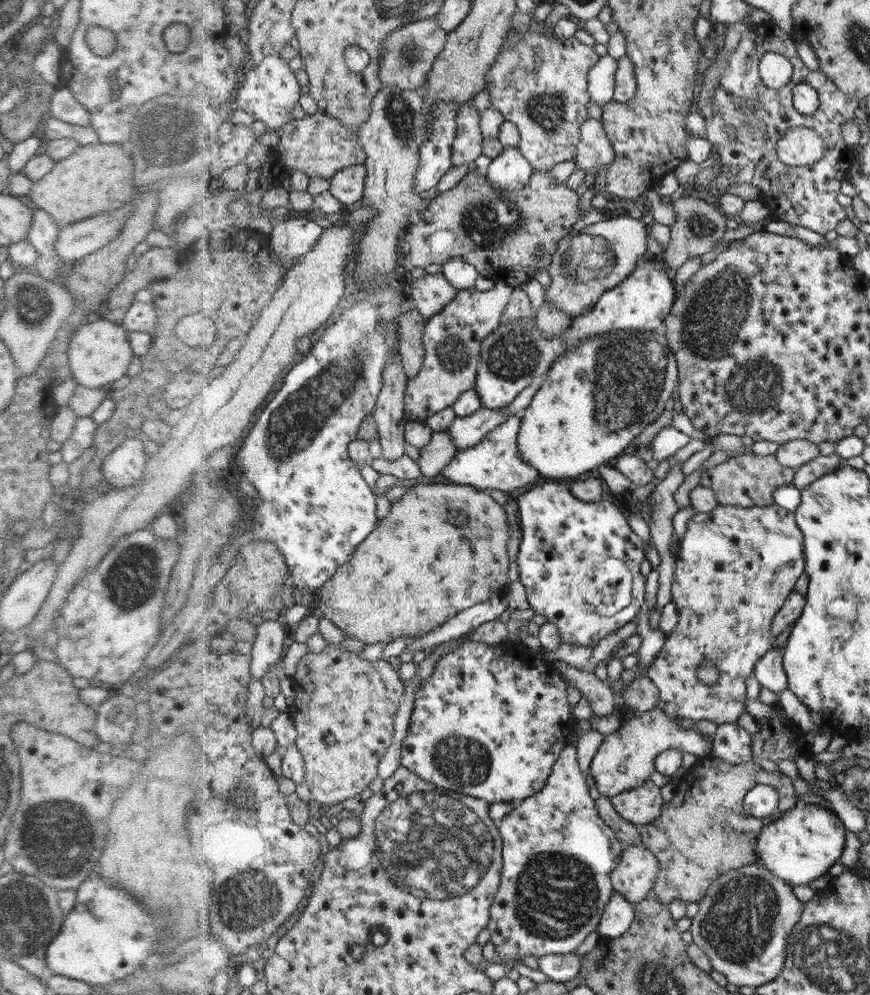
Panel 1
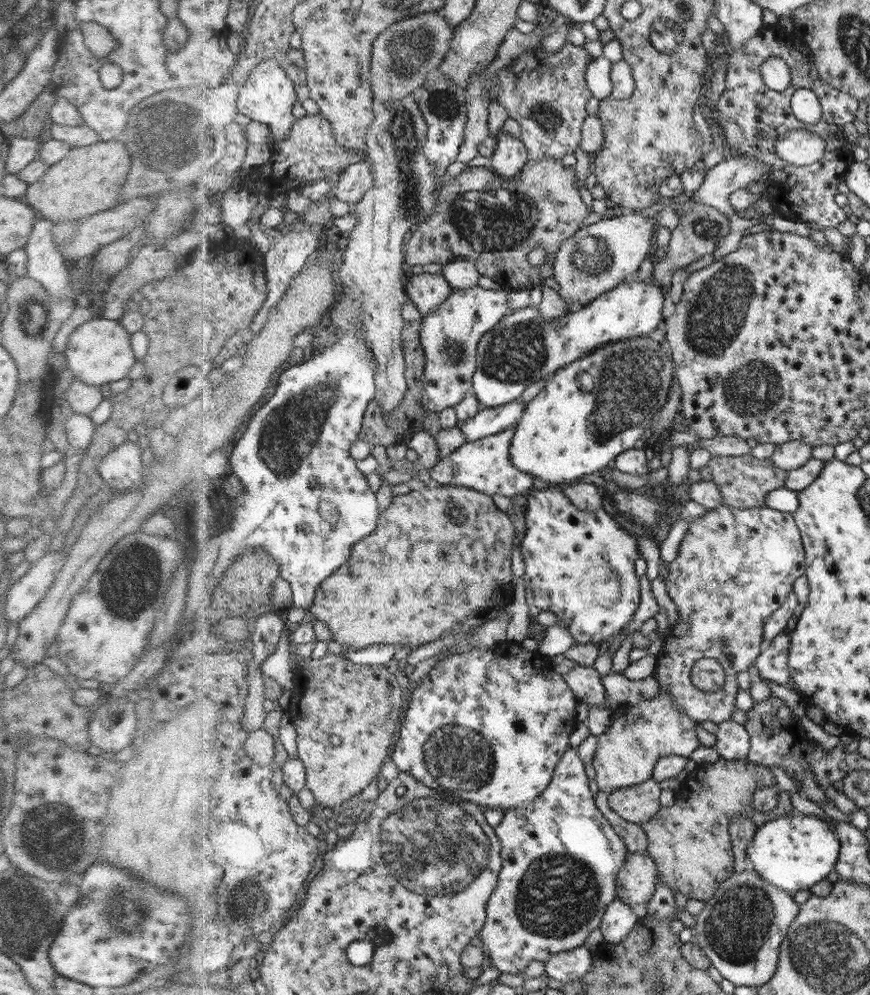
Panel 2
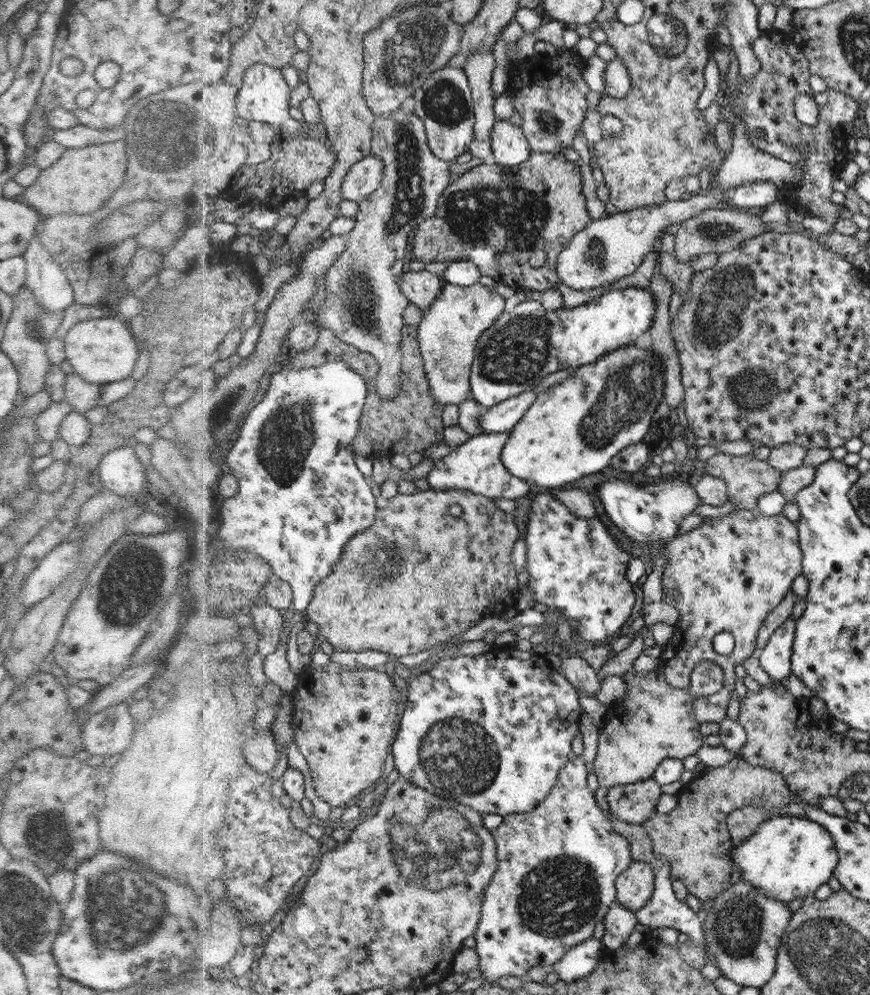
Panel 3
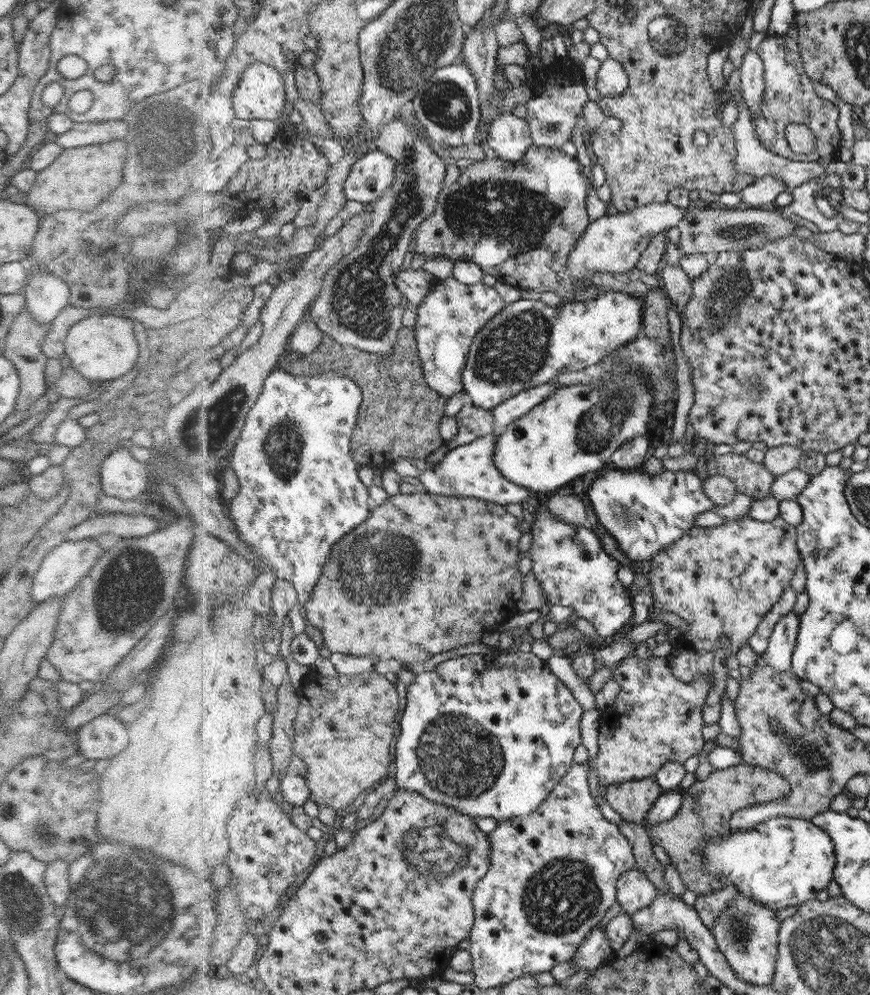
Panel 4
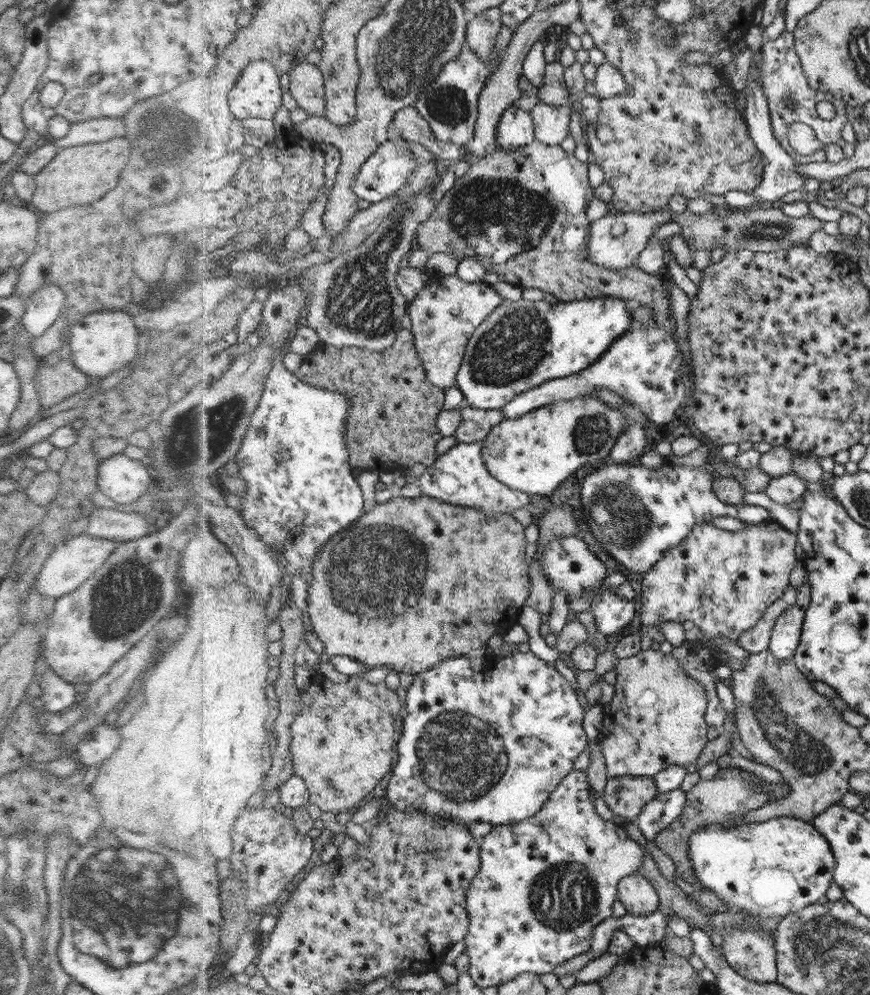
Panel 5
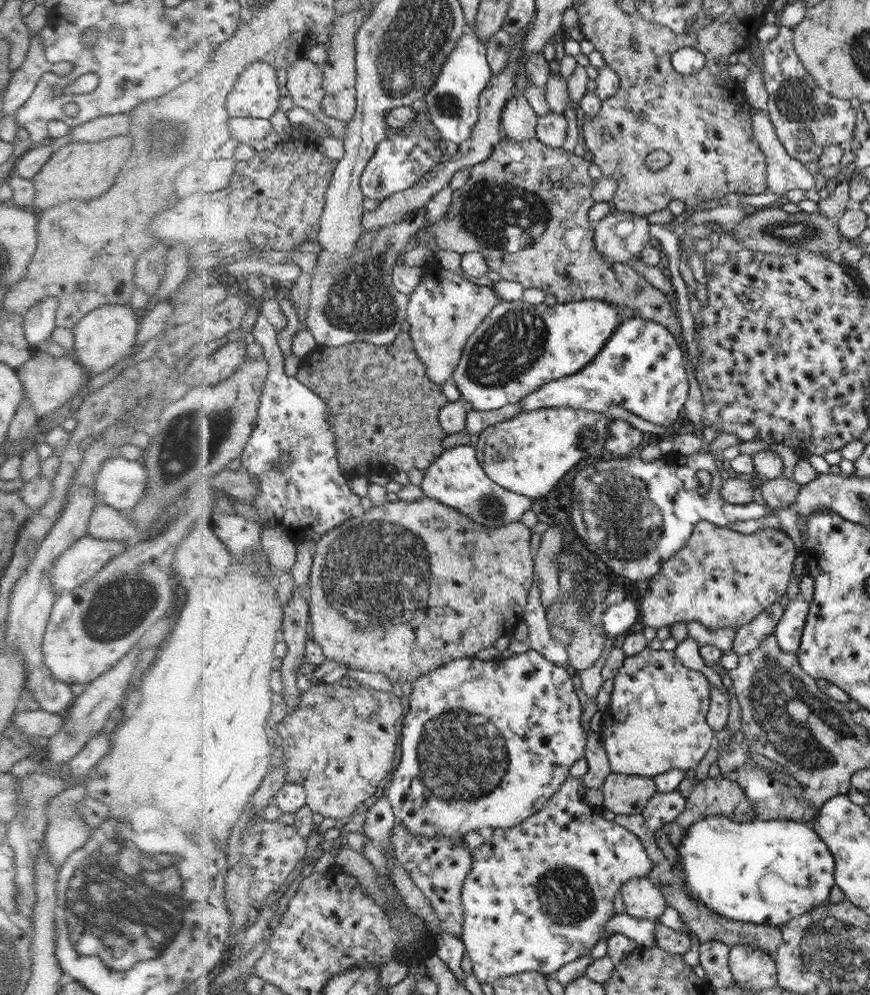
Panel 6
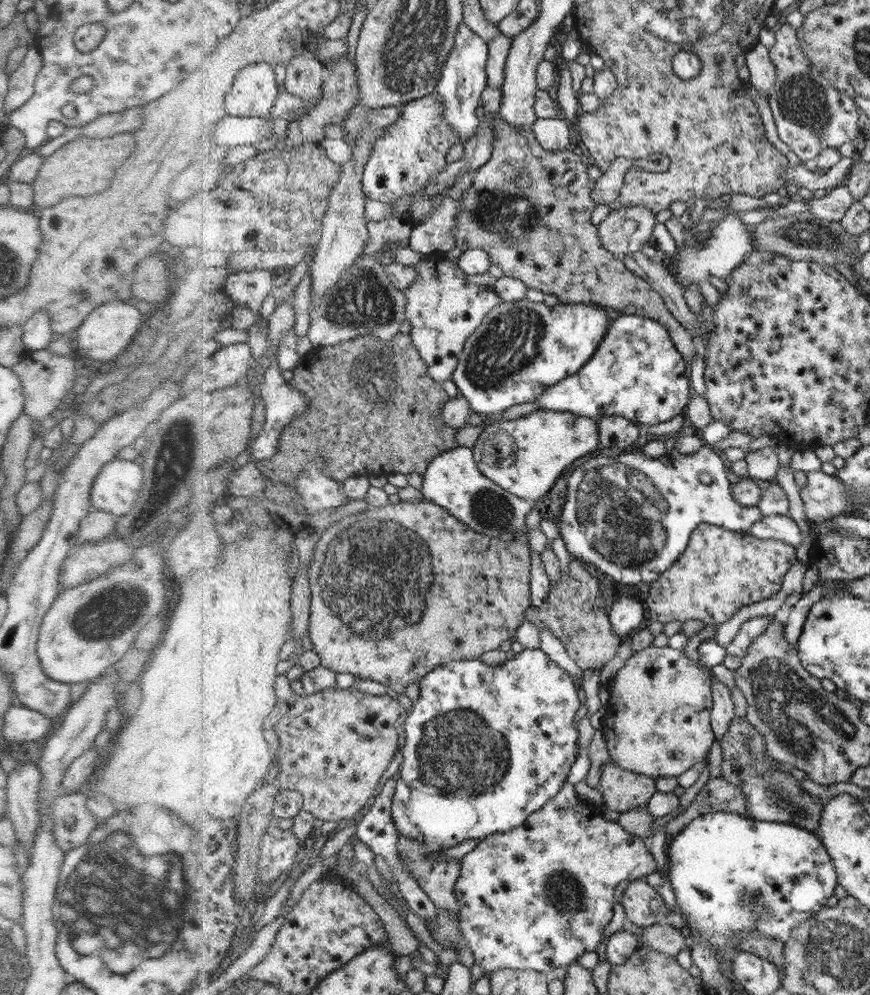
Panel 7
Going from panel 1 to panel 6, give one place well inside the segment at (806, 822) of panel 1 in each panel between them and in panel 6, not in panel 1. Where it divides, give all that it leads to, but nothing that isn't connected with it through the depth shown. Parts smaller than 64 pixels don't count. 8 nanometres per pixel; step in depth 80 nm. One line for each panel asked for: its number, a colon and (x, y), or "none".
2: (794, 852)
3: (788, 857)
4: (785, 861)
5: (778, 867)
6: (769, 872)

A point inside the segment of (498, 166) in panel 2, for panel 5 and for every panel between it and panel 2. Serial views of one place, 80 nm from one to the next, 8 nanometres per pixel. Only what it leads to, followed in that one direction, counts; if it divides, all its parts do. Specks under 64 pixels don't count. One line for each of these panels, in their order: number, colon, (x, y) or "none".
3: (510, 146)
4: (510, 137)
5: (516, 128)

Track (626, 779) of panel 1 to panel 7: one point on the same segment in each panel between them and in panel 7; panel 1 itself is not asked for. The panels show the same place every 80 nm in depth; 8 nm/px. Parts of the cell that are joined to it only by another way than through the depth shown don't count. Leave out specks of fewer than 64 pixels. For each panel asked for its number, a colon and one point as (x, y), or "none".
2: (638, 736)
3: (655, 721)
4: (658, 719)
5: (656, 719)
6: (656, 722)
7: (657, 723)

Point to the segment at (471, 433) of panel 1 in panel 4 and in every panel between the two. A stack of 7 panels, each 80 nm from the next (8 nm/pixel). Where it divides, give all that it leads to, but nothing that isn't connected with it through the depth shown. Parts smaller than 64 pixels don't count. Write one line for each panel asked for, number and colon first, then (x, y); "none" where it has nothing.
2: (488, 421)
3: (503, 417)
4: (514, 408)

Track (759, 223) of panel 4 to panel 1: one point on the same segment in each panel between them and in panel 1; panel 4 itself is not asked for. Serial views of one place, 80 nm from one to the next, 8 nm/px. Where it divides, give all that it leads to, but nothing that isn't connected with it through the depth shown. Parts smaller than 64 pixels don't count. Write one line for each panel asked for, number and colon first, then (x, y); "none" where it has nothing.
1: (699, 226)
2: (701, 228)
3: (714, 230)

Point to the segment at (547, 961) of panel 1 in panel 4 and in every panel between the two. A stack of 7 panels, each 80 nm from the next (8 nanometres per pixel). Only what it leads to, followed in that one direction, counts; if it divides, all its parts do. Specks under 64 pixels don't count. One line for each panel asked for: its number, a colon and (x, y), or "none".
2: (569, 965)
3: (581, 960)
4: (592, 951)

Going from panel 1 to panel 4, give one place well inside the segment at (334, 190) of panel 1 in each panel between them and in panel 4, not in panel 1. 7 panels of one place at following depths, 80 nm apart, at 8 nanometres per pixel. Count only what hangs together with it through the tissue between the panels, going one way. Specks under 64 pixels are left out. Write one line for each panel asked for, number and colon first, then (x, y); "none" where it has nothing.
2: (354, 183)
3: (366, 177)
4: (375, 173)

